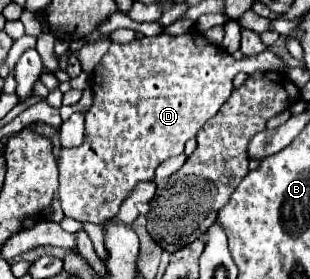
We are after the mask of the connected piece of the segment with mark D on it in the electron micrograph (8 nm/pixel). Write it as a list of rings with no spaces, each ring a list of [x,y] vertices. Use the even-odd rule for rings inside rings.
[[[190,32],[182,36],[160,34],[154,38],[132,40],[128,44],[110,44],[92,72],[90,88],[94,92],[94,104],[86,114],[86,140],[78,148],[62,148],[58,158],[62,210],[68,218],[78,222],[104,224],[114,218],[120,204],[132,192],[138,182],[154,180],[154,170],[170,156],[178,156],[184,144],[198,134],[198,130],[220,110],[232,92],[232,80],[238,72],[252,74],[256,70],[280,70],[284,62],[270,50],[234,60],[220,46],[210,44],[202,34]]]

